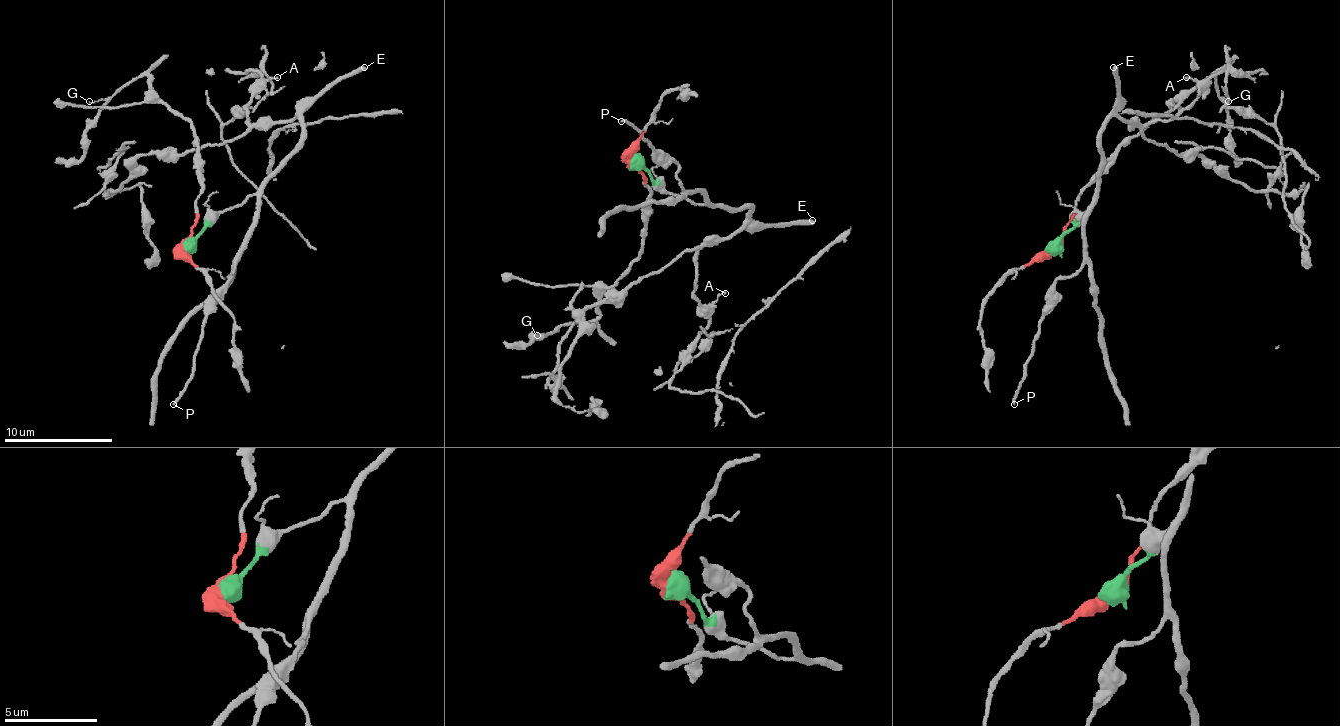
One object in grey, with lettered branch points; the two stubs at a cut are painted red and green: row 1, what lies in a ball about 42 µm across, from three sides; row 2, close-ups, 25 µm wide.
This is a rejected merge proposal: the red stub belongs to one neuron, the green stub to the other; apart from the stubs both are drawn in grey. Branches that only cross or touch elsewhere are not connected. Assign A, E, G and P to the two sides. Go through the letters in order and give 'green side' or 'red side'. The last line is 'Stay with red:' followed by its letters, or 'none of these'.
A: green side
E: green side
G: red side
P: green side
Stay with red: G

